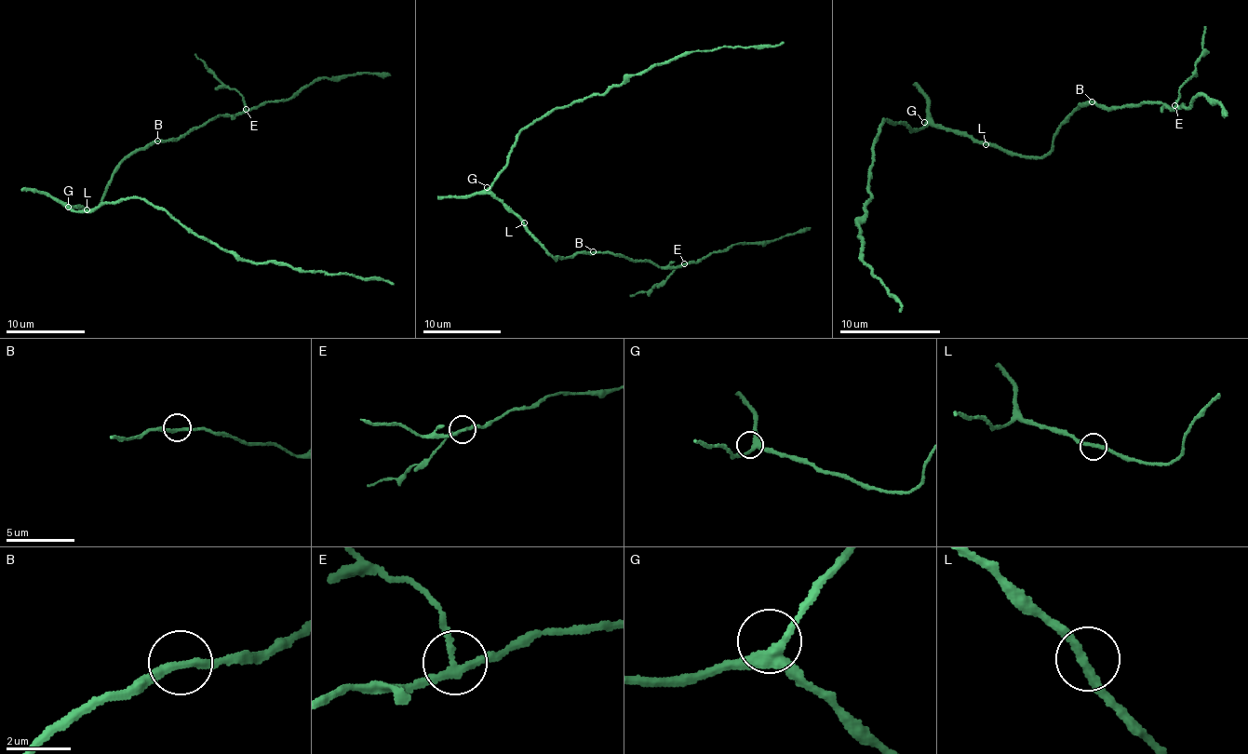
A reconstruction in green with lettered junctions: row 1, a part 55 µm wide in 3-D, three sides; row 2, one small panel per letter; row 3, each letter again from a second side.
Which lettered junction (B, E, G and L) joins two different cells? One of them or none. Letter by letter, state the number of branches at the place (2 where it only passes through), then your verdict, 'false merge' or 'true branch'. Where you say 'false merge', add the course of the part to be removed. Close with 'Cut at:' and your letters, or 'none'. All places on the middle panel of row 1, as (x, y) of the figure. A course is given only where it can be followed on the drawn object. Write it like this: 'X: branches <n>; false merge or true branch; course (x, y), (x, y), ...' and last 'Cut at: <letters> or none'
B: branches 2; true branch
E: branches 3; false merge; course (683, 263), (645, 292), (630, 295)
G: branches 3; true branch
L: branches 2; true branch
Cut at: E

